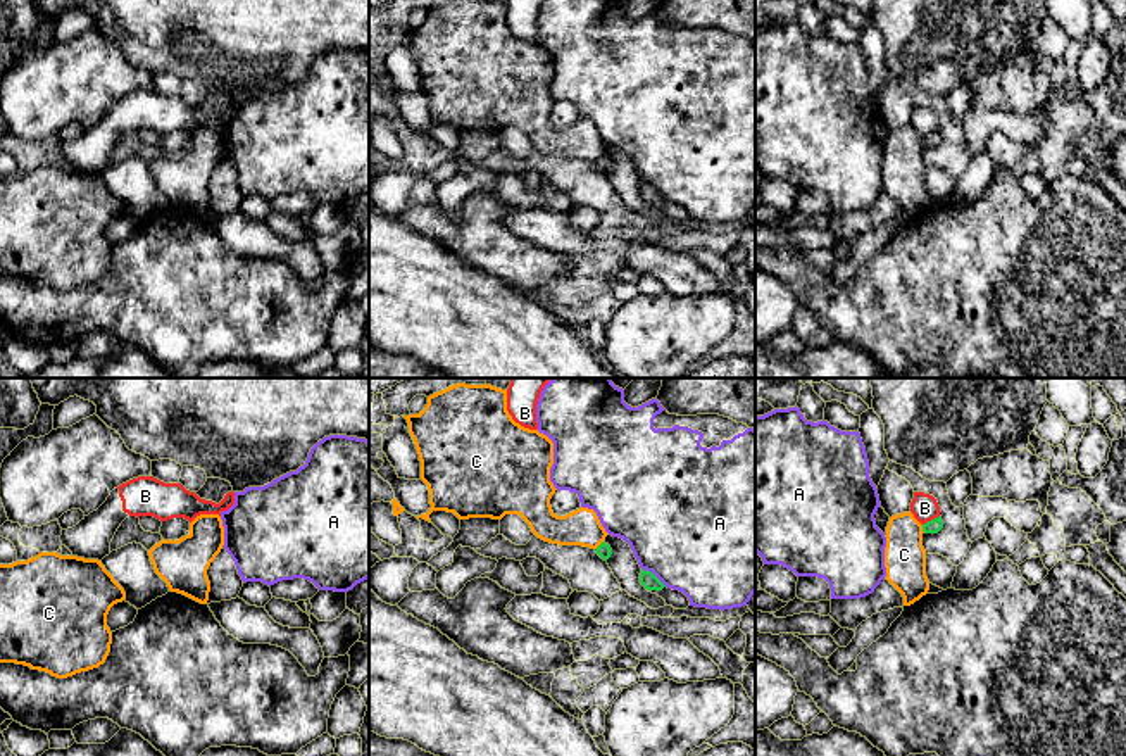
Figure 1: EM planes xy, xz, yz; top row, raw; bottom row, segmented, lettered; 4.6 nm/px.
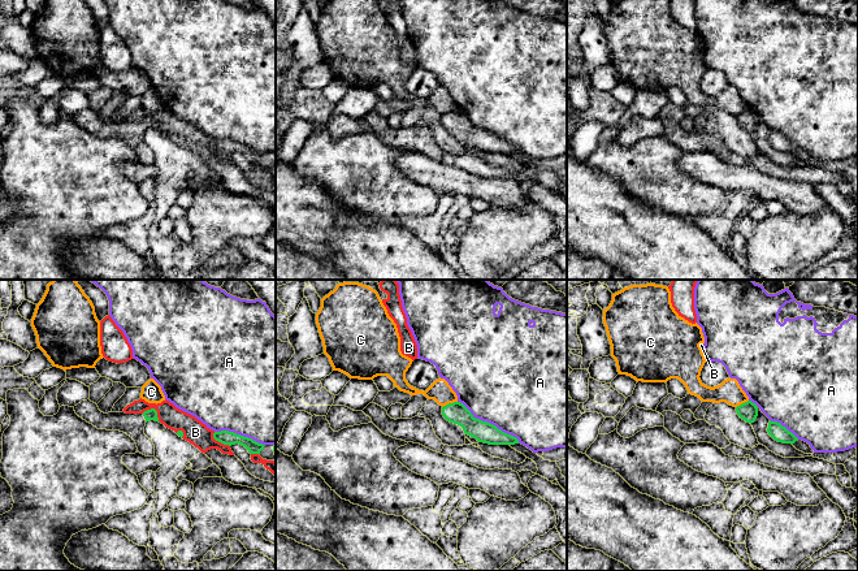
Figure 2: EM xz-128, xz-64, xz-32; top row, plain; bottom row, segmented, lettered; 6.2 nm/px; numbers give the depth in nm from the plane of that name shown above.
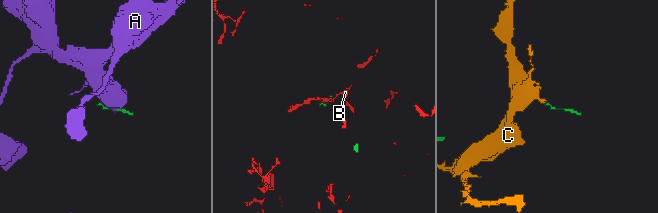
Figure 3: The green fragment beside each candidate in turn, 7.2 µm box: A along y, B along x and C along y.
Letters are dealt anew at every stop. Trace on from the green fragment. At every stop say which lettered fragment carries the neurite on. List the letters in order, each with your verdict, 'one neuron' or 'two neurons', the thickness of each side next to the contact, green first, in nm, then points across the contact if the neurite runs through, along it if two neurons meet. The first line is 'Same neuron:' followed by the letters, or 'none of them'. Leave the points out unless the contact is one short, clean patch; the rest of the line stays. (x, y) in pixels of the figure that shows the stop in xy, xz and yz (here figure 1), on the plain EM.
Same neuron: none of them
A: two neurons | 80/500 nm
B: two neurons | 70/130 nm
C: two neurons | 70/170 nm | along xz (602, 154), (595, 163)

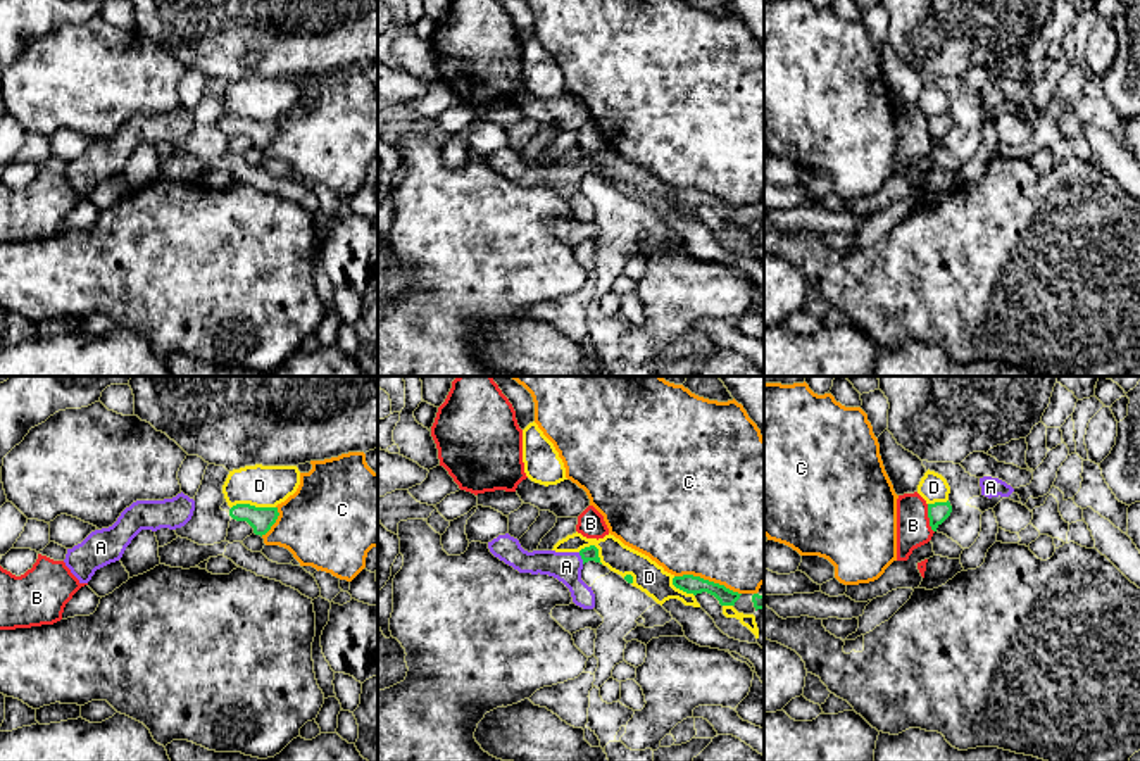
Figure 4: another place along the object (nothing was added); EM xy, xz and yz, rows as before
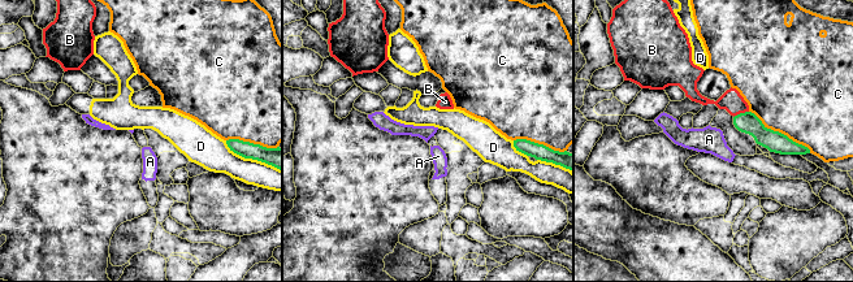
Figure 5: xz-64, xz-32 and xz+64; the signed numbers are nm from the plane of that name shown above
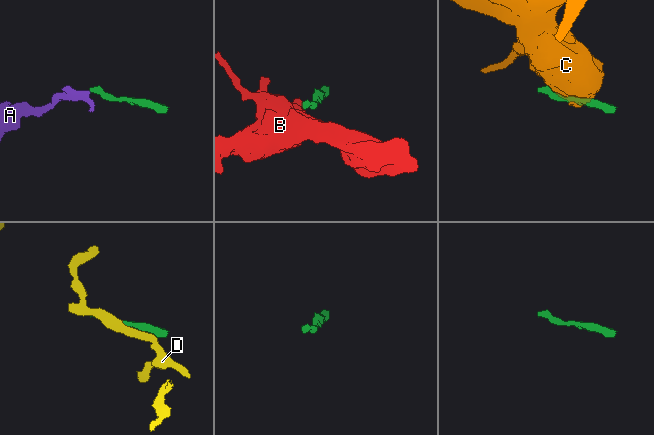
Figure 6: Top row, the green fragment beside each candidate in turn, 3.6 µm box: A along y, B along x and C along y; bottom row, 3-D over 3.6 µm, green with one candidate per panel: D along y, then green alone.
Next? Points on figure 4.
Same neuron: A
A: one neuron | 70/140 nm
B: two neurons | 90/160 nm | along yz (927, 118), (933, 145)
C: two neurons | 90/500 nm
D: two neurons | 110/190 nm

